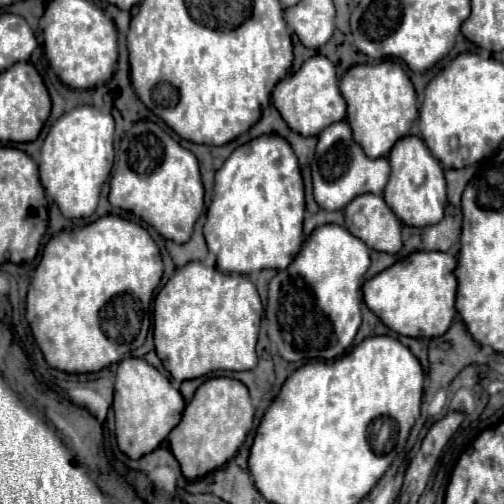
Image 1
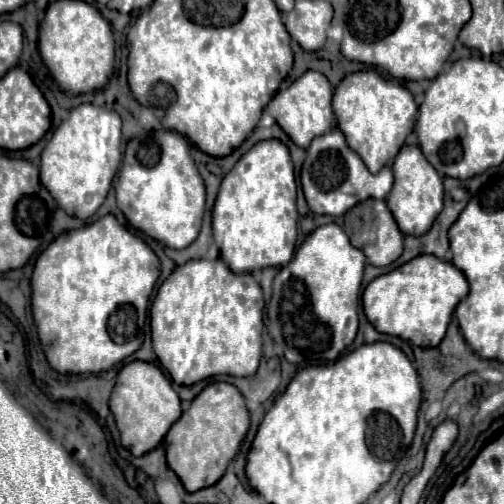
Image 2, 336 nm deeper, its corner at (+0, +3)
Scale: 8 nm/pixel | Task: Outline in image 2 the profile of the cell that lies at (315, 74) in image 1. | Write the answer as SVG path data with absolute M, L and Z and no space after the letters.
M306 72L304 76L300 76L298 80L294 80L292 86L288 86L286 90L280 90L272 102L266 106L266 112L278 122L278 126L290 136L290 140L300 146L300 148L308 148L310 140L314 136L320 136L322 132L328 132L334 120L334 112L332 112L332 86L326 80L324 74L320 72Z

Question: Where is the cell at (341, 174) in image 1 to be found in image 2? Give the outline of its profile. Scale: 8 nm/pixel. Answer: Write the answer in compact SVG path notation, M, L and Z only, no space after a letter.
M338 128L316 136L312 144L306 150L306 160L302 164L300 182L304 190L304 198L308 202L308 208L314 214L330 214L330 216L342 216L346 214L354 204L366 200L366 198L378 198L384 200L392 188L394 176L392 170L386 166L378 174L372 174L360 160L356 152L346 148L346 140Z

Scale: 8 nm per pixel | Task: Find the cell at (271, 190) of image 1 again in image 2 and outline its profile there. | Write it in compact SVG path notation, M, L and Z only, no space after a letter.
M262 140L254 144L236 166L224 176L216 204L212 209L212 231L214 242L220 248L220 258L236 274L262 270L268 266L286 266L294 256L299 215L296 207L297 181L288 148L280 140Z

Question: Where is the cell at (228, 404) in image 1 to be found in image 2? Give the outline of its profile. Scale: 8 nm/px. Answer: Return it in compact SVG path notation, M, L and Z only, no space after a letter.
M214 382L210 386L206 386L190 404L190 408L180 416L180 420L170 428L170 432L166 434L166 456L168 456L168 466L170 470L176 472L176 476L180 478L180 482L184 484L184 488L188 492L198 492L202 488L208 488L212 484L216 484L222 476L224 470L228 466L228 462L236 456L246 432L250 426L250 416L244 404L242 394L238 392L236 386L228 384L228 382Z

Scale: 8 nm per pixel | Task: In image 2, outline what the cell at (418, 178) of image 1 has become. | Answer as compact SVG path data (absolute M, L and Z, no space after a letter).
M402 146L394 164L392 164L394 183L390 196L386 198L386 204L398 224L398 228L404 234L410 236L422 236L430 230L432 222L442 210L442 198L444 198L444 188L442 188L442 178L434 170L434 166L422 156L418 146Z

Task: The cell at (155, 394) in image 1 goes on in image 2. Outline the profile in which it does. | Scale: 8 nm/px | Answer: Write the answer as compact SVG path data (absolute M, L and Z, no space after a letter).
M128 362L120 372L110 396L110 410L116 418L116 426L120 430L122 446L128 448L134 456L142 456L154 450L170 426L180 418L182 406L180 398L174 392L170 380L162 374L162 370L150 362Z

